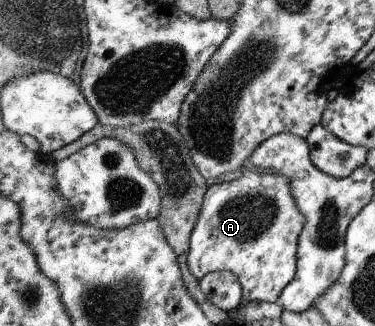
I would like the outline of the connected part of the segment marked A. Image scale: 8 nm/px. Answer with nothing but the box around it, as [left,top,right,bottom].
[188,173,307,306]

